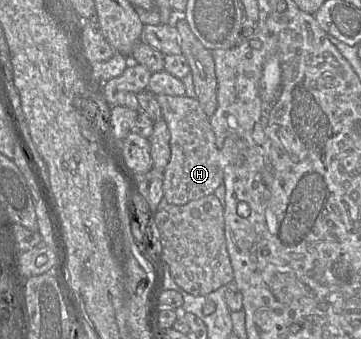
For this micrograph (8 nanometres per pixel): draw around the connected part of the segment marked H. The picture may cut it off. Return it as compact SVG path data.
M186 95L155 97L170 132L170 159L163 173L163 200L168 204L184 205L213 194L223 183L224 168L229 163L216 147L215 134L199 101Z

